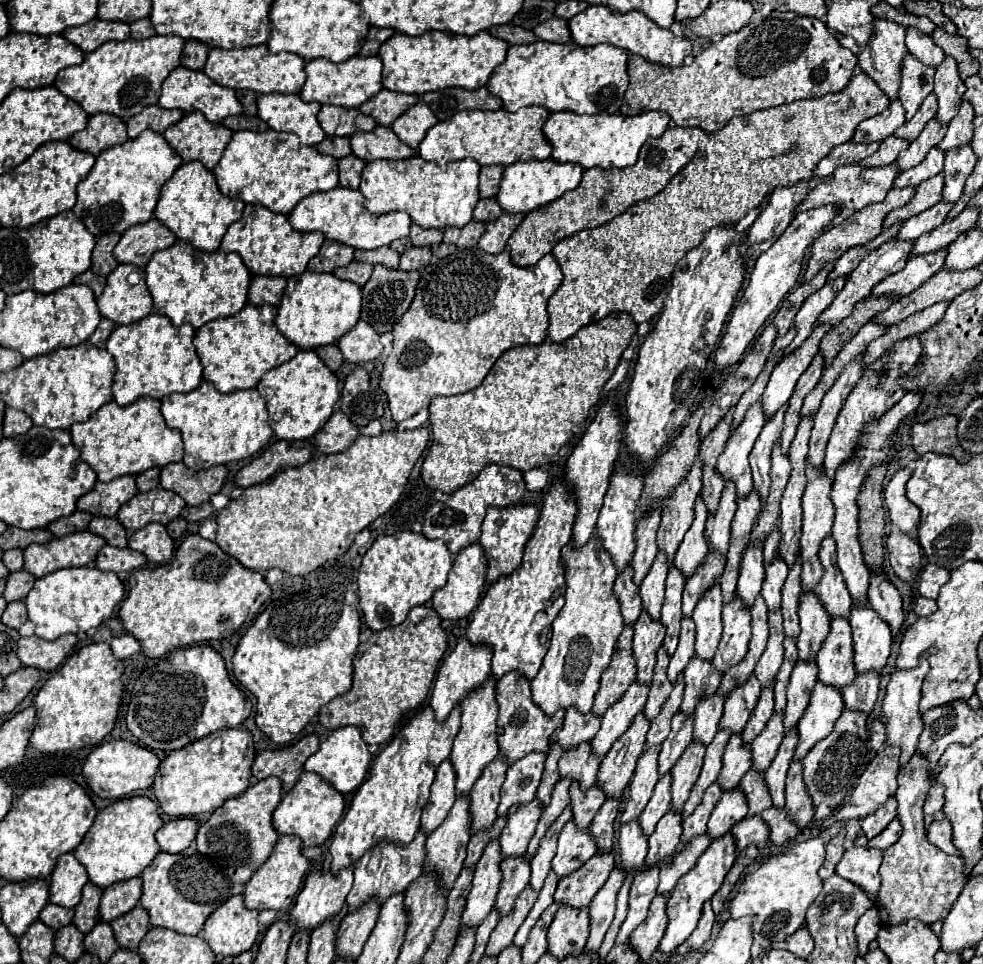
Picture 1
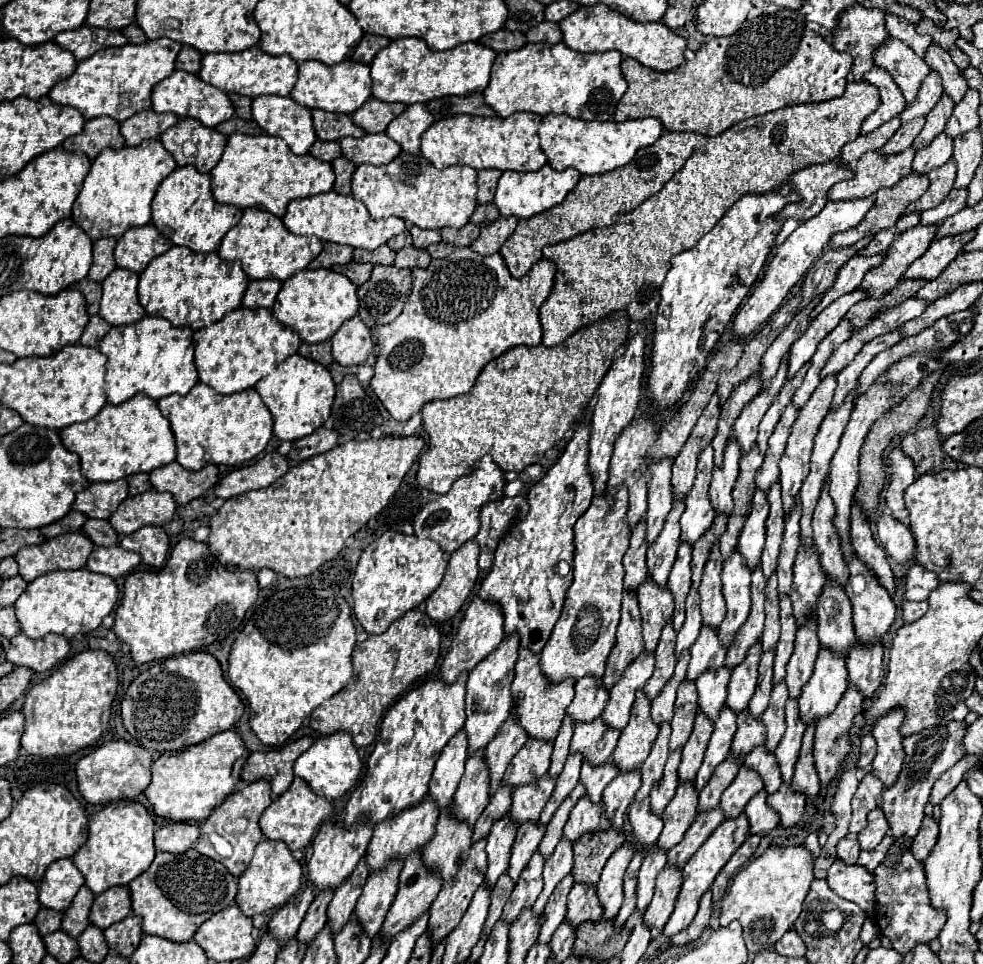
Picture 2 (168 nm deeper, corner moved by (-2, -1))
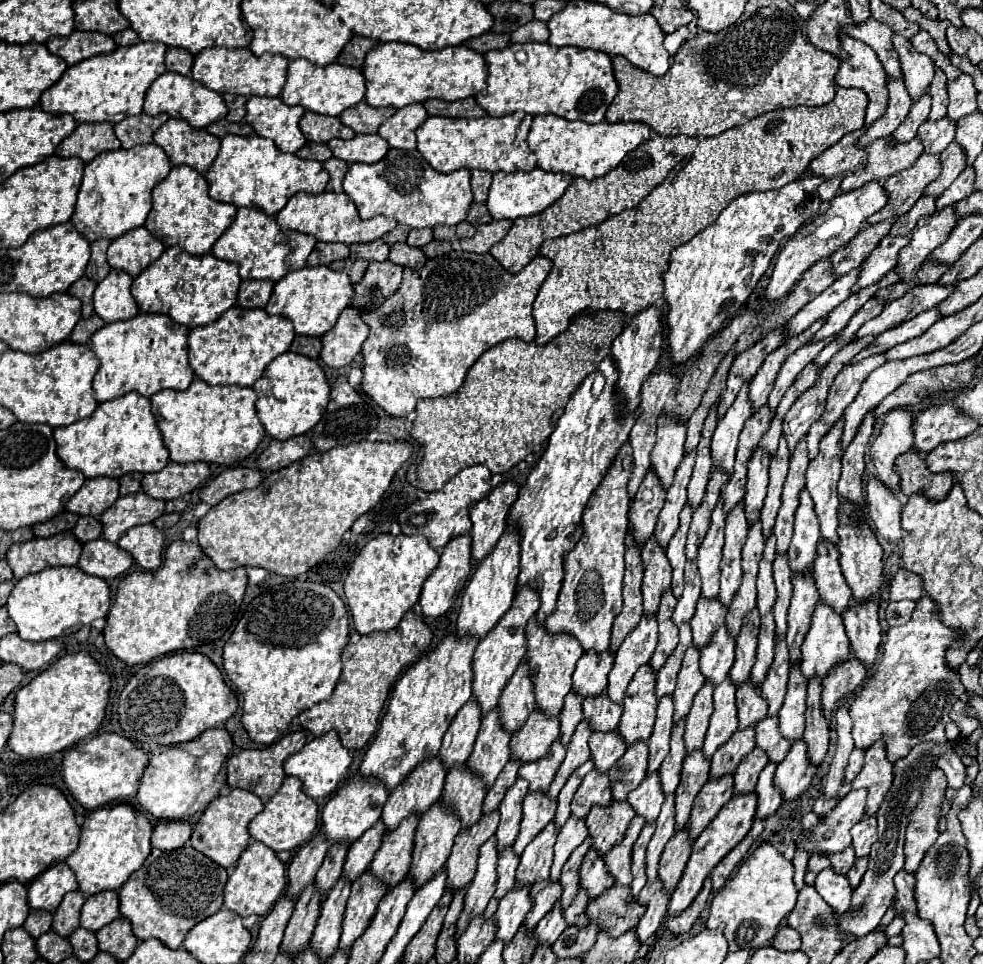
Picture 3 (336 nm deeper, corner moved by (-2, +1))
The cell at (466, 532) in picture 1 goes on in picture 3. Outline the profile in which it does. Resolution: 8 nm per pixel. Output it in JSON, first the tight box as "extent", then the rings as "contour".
{"extent":[398,465,490,551],"contour":[[[472,465],[456,473],[440,491],[430,493],[426,499],[416,501],[408,505],[404,511],[398,515],[398,523],[402,527],[404,535],[424,535],[430,543],[432,549],[440,551],[452,537],[458,537],[462,533],[468,533],[472,523],[470,523],[470,505],[478,499],[484,499],[490,493],[490,471],[482,465]]]}

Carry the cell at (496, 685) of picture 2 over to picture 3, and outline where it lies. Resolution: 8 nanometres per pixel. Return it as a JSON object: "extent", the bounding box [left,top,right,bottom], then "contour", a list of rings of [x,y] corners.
{"extent":[474,587,540,715],"contour":[[[520,587],[512,599],[512,607],[508,609],[506,615],[502,615],[502,619],[490,629],[490,633],[478,643],[476,653],[474,653],[474,697],[480,701],[482,707],[482,715],[490,709],[496,707],[502,687],[508,683],[510,675],[516,671],[520,659],[526,655],[526,623],[528,619],[534,615],[534,611],[538,611],[540,599],[538,593],[530,587]]]}

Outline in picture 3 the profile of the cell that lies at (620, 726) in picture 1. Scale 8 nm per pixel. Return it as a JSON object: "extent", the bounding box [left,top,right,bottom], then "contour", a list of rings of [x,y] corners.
{"extent":[608,615,658,703],"contour":[[[642,615],[636,629],[630,631],[630,635],[626,635],[620,649],[616,651],[614,667],[608,675],[608,679],[610,679],[608,693],[610,693],[610,699],[614,703],[622,703],[622,695],[624,695],[630,679],[634,677],[636,669],[642,663],[650,661],[654,647],[656,647],[656,641],[658,641],[656,617],[654,615]]]}

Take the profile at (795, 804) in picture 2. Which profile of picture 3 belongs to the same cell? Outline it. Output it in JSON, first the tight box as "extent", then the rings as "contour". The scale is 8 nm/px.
{"extent":[774,739,816,801],"contour":[[[798,739],[792,743],[784,761],[778,763],[774,783],[776,787],[780,787],[784,799],[792,801],[808,789],[814,773],[816,765],[808,759],[808,747],[804,739]]]}

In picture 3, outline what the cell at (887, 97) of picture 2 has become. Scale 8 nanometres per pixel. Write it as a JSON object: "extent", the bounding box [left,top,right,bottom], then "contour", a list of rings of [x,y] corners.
{"extent":[834,31,886,127],"contour":[[[842,31],[838,37],[842,49],[848,53],[848,59],[840,59],[840,69],[834,81],[838,87],[856,87],[868,95],[870,103],[866,109],[866,127],[870,127],[886,109],[886,73],[882,71],[882,63],[878,63],[878,57],[874,51],[870,51],[870,47]]]}

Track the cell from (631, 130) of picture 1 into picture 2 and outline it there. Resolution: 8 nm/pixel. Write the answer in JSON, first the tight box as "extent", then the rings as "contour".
{"extent":[538,115,662,175],"contour":[[[546,115],[540,123],[538,137],[540,147],[548,157],[548,165],[552,169],[566,169],[574,167],[584,175],[596,175],[606,173],[616,167],[624,167],[630,163],[638,149],[648,147],[660,139],[662,133],[662,121],[648,117],[648,119],[628,119],[624,123],[616,121],[584,121],[584,119],[572,119],[570,115]]]}

